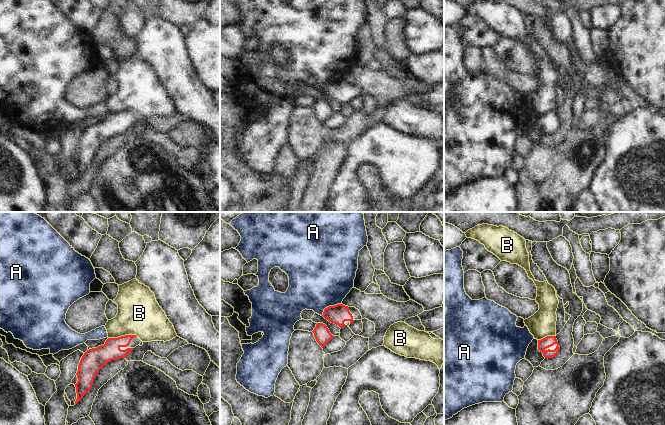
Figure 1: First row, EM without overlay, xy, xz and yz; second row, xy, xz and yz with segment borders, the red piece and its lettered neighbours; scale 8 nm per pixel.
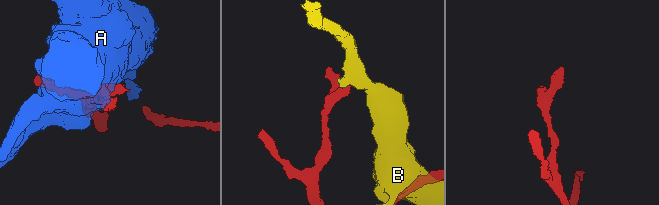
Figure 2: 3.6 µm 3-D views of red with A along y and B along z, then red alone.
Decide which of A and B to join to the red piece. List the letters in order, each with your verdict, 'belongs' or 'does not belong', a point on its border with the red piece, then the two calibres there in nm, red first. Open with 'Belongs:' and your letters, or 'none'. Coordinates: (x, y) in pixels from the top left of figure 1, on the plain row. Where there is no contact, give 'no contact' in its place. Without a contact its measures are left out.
Belongs: none
A: does not belong | xz (329, 82) | 160/500 nm
B: does not belong | xy (122, 112) | 160/340 nm

